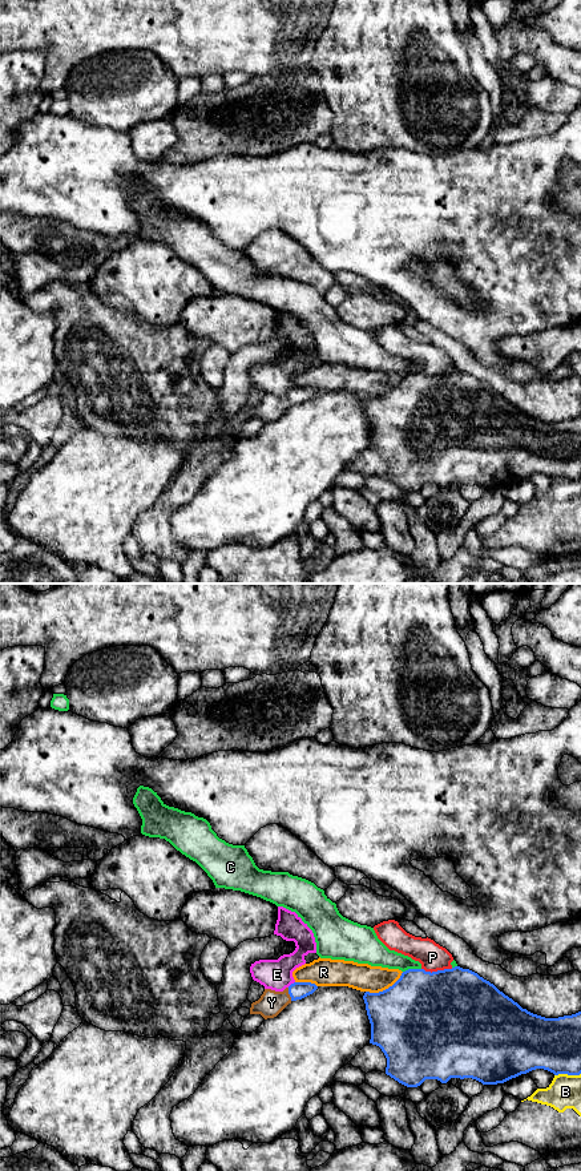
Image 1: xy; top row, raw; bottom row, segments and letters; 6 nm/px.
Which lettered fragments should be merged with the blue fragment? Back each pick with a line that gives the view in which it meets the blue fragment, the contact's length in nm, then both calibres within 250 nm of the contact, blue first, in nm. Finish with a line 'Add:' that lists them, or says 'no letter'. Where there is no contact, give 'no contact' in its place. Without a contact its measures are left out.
Y: meets blue in xy; contact 80 nm long; 110 nm thick on the blue side, 150 nm on the other
Add: Y

